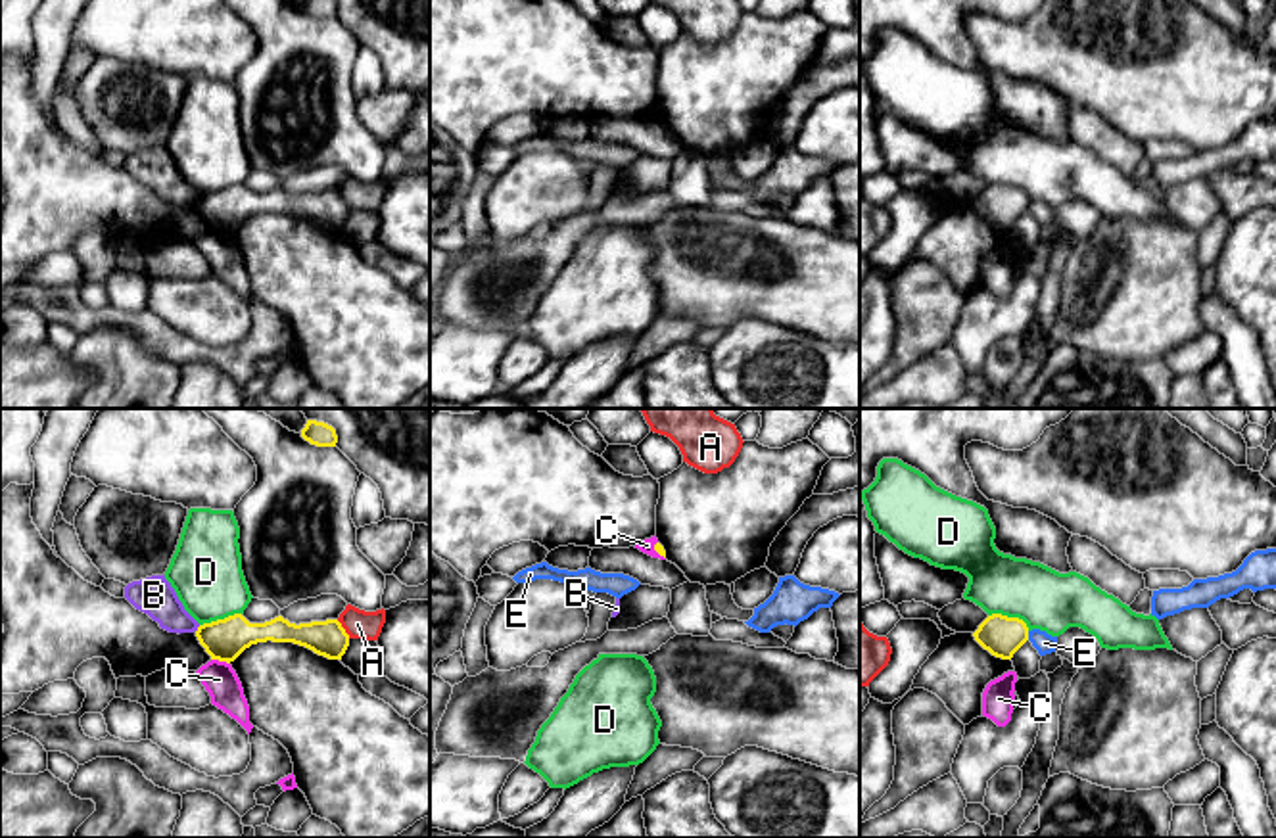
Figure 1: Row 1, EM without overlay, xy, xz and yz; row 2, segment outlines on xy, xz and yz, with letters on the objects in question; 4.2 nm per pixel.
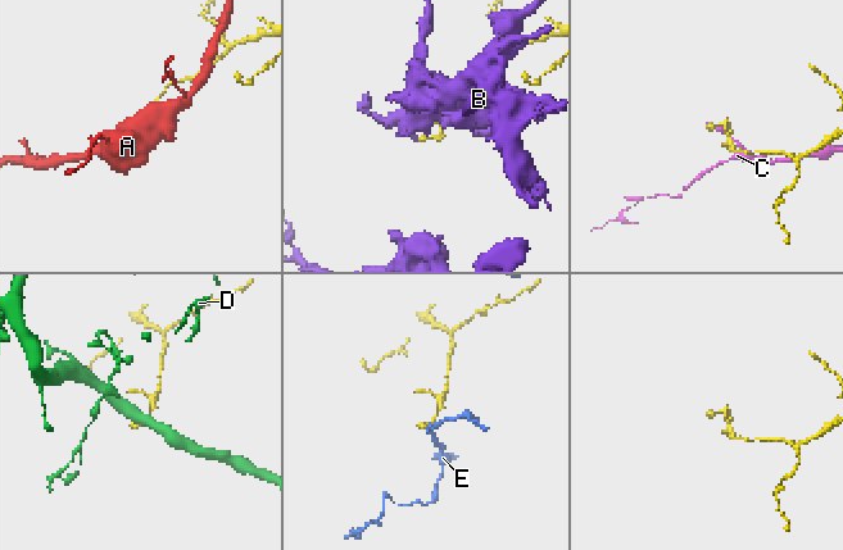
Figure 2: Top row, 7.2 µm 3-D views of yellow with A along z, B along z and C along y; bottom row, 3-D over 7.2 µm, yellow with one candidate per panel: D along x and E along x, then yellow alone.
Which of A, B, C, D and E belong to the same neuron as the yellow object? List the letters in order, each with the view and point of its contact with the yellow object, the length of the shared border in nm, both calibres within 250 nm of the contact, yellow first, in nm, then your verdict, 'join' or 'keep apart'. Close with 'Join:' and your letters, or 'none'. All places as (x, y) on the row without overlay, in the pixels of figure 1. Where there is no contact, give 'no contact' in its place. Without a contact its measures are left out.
A: xy (344, 200) | 100 nm | 150/120 nm | keep apart
B: xy (198, 200) | 40 nm | 180/160 nm | keep apart
C: xy (221, 231) | 80 nm | 180/140 nm | keep apart
D: yz (1010, 188) | 190 nm | 170/260 nm | keep apart
E: yz (1027, 206) | 40 nm | 170/90 nm | keep apart
Join: none

